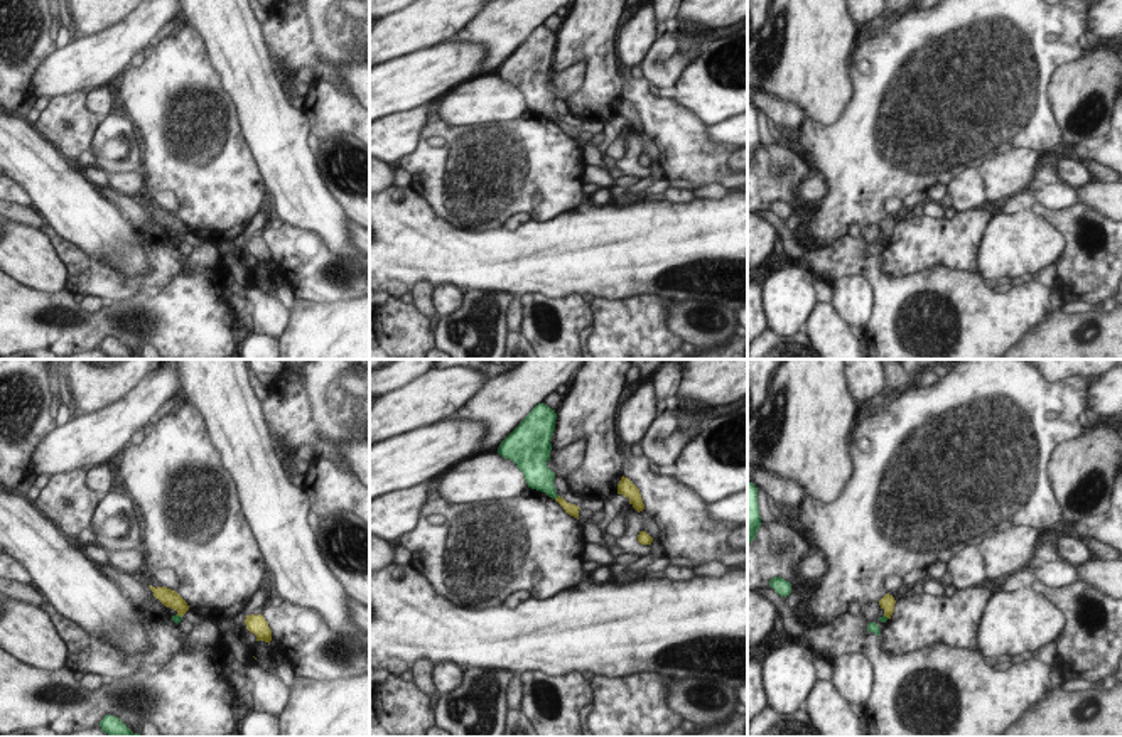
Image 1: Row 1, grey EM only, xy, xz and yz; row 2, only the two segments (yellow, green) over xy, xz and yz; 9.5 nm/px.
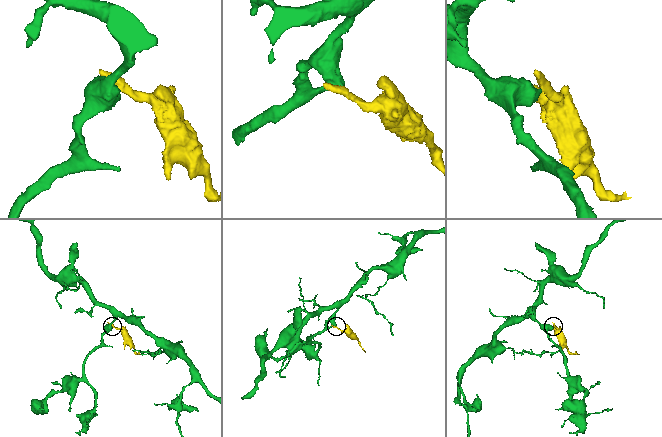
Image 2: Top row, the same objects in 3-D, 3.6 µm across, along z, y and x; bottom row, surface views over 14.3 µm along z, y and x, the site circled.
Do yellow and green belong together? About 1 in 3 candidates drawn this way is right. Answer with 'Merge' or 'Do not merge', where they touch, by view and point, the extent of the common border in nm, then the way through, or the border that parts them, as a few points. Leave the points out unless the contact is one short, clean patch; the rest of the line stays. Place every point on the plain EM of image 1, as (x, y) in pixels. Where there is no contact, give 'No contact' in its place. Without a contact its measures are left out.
Do not merge. Touches yellow at xz (555, 120). Shared border 70 nm. Boundary: xz (559, 118), (554, 120)

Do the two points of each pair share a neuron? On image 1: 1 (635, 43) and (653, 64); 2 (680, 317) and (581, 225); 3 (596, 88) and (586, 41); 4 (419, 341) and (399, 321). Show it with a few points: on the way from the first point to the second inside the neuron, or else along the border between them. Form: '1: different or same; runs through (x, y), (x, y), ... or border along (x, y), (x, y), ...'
1: different; border along (657, 39), (638, 64)
2: different; border along (670, 299), (711, 301)
3: same; runs through (596, 76), (596, 66), (586, 53)
4: same; runs through (414, 336), (404, 326)

